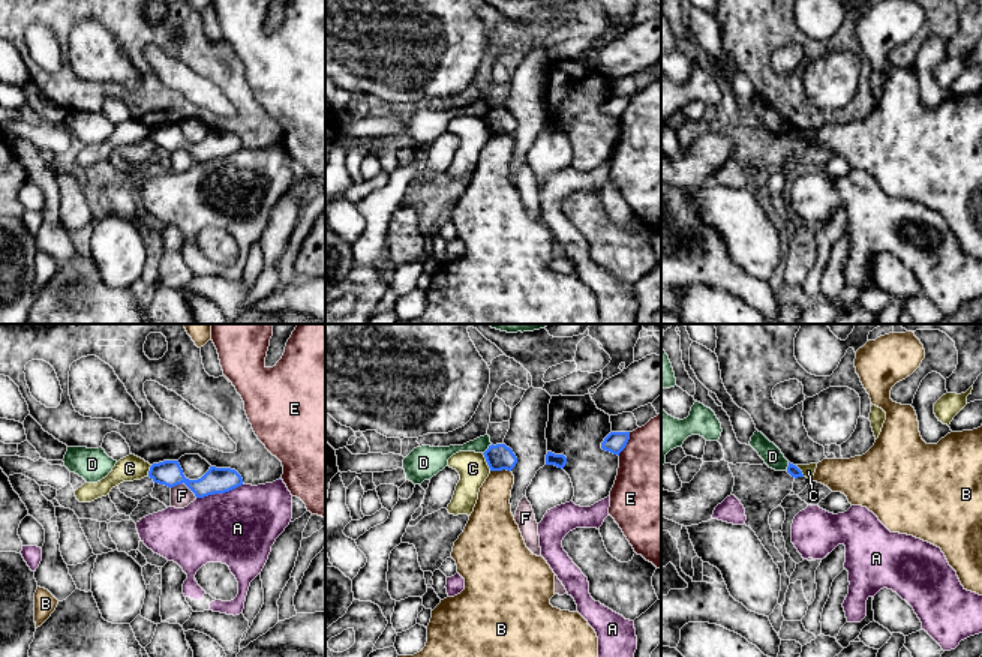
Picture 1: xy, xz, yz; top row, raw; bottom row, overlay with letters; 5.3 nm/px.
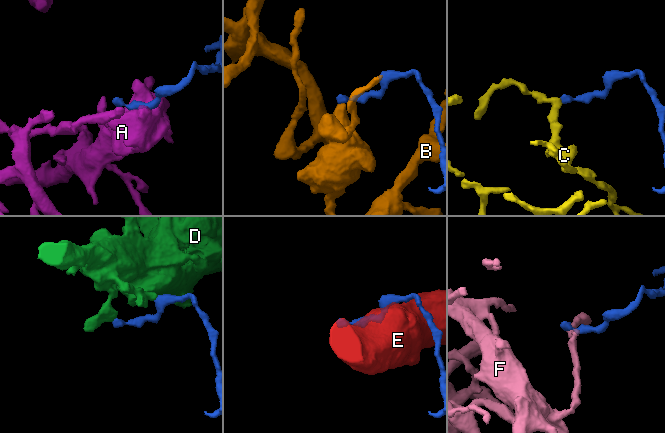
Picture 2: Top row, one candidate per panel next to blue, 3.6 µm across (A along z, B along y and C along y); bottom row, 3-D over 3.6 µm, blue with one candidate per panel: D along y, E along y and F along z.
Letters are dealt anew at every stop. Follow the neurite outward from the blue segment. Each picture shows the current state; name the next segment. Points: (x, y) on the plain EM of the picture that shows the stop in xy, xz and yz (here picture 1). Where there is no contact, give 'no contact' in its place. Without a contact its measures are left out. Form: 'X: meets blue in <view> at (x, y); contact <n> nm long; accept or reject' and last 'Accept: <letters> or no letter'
A: meets blue in xy at (219, 156); contact 260 nm long; reject
B: meets blue in xz at (499, 134); contact 110 nm long; reject
C: meets blue in xz at (486, 125); contact 110 nm long; reject
D: meets blue in xz at (488, 113); contact 80 nm long; reject
E: meets blue in xz at (625, 108); contact 140 nm long; reject
F: meets blue in xy at (185, 147); contact 160 nm long; reject
Accept: no letter

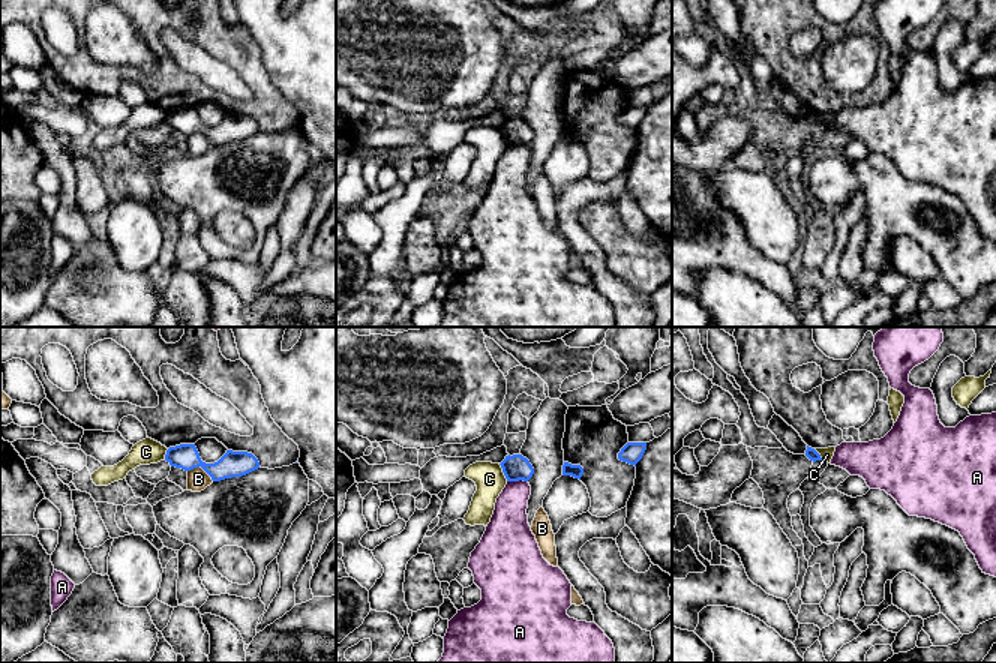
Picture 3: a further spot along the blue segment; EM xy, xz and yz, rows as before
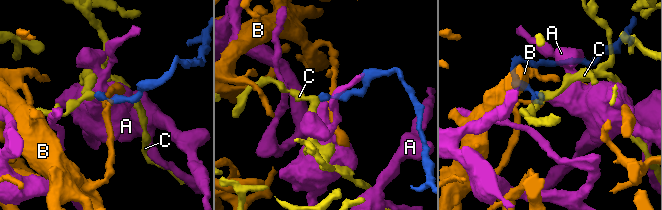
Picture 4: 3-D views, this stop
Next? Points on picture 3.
A: meets blue in xz at (516, 144); contact 110 nm long; reject
B: meets blue in xy at (201, 131); contact 160 nm long; reject
C: meets blue in xz at (503, 135); contact 110 nm long; reject
Accept: no letter

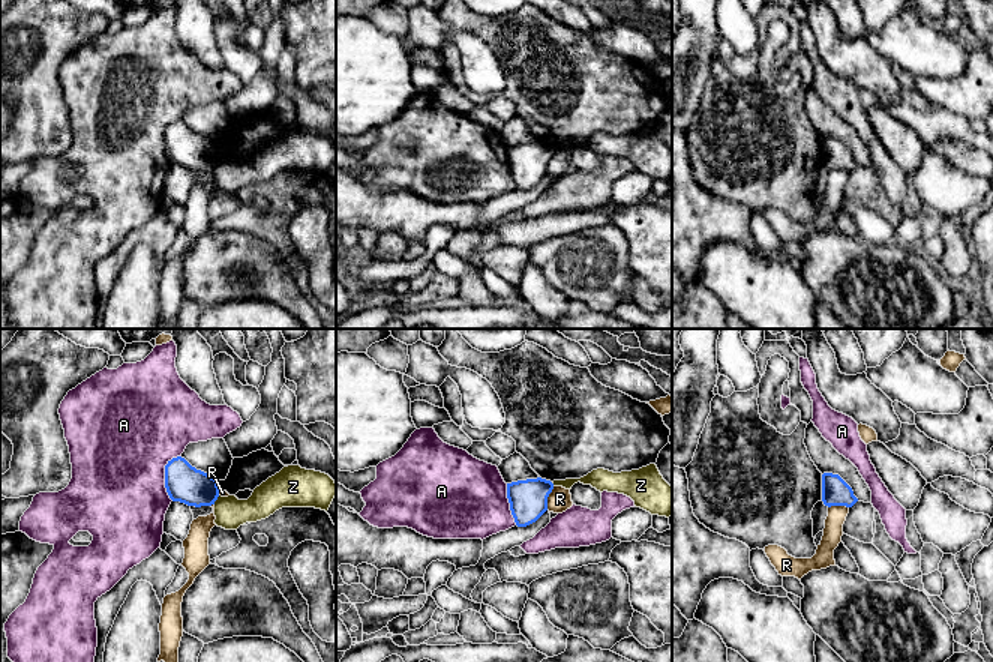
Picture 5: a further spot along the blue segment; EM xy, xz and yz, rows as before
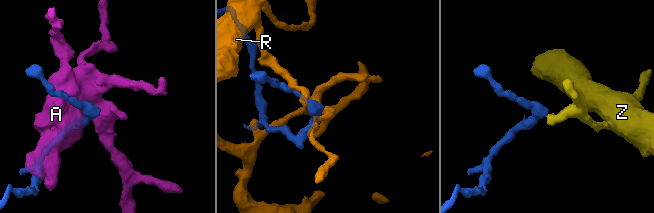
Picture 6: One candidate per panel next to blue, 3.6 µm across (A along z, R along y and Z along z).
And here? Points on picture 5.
A: meets blue in xy at (165, 140); contact 260 nm long; reject
R: meets blue in xz at (546, 162); contact 130 nm long; reject
Z: meets blue in xy at (216, 162); contact 60 nm long; reject
Accept: no letter

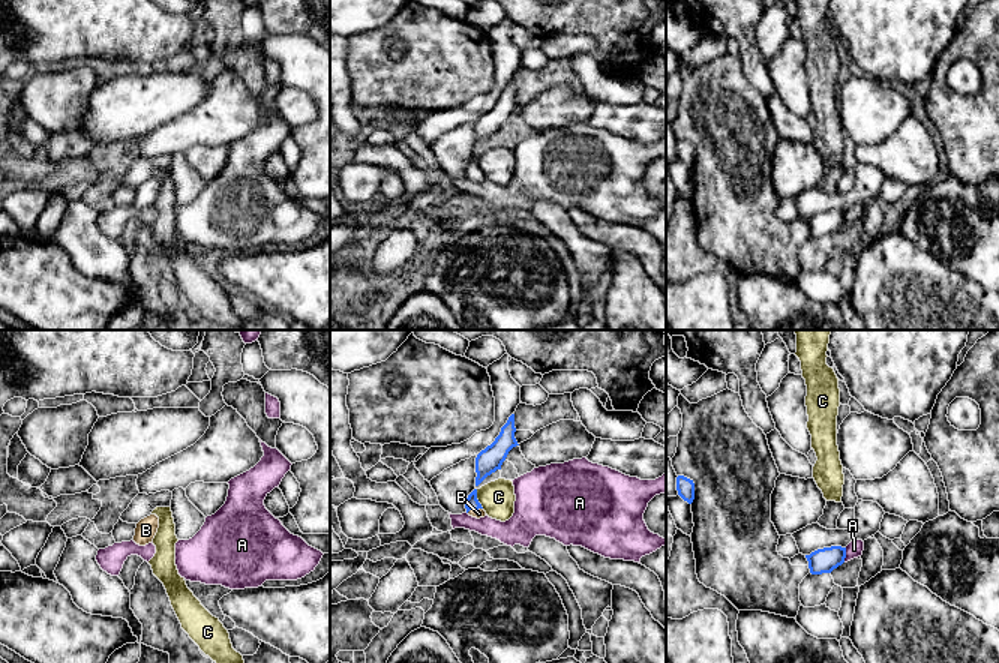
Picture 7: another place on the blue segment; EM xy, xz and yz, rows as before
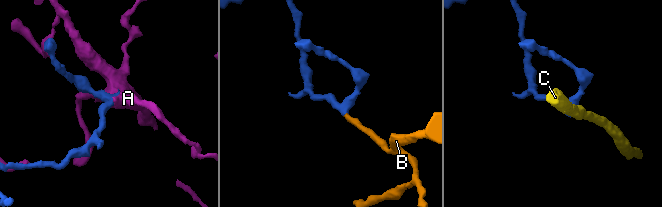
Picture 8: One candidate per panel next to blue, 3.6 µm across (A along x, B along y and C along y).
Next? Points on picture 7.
A: meets blue in yz at (845, 219); contact 80 nm long; reject
B: meets blue in xz at (474, 173); contact 90 nm long; accept
C: meets blue in xz at (476, 162); contact 110 nm long; reject
Accept: B

